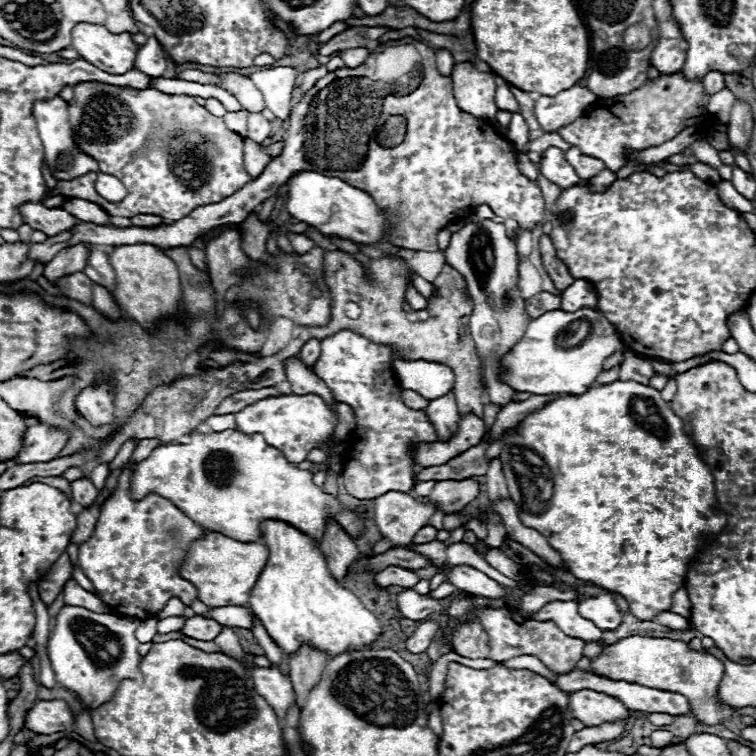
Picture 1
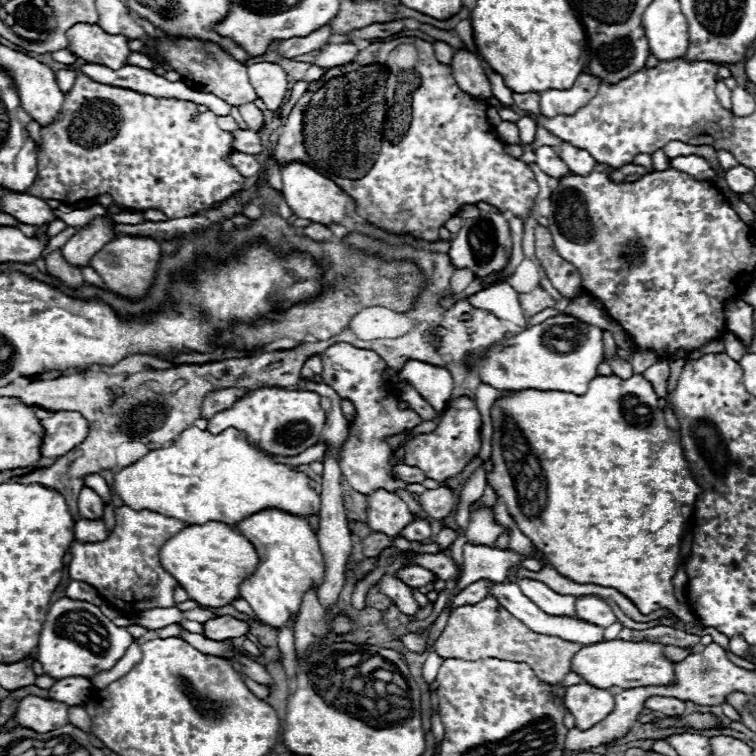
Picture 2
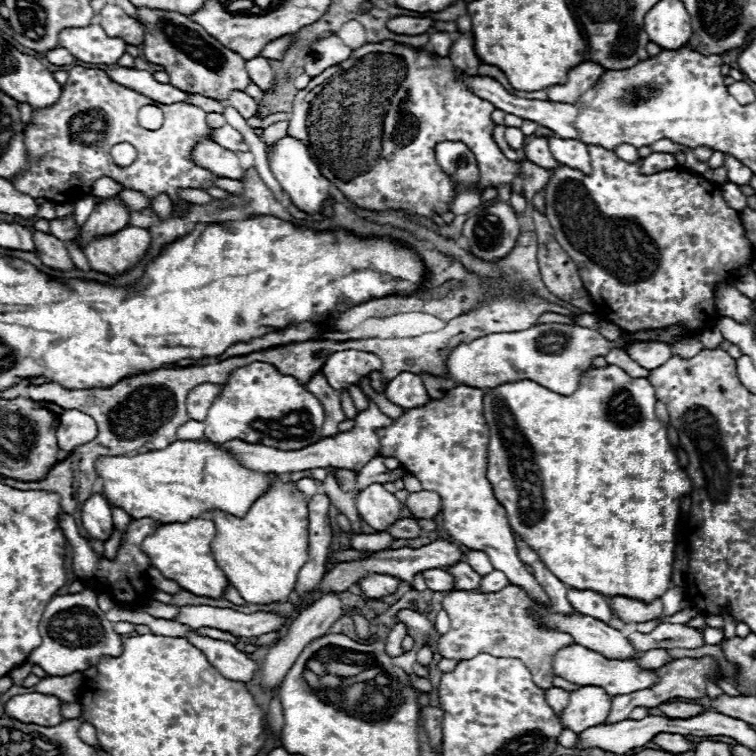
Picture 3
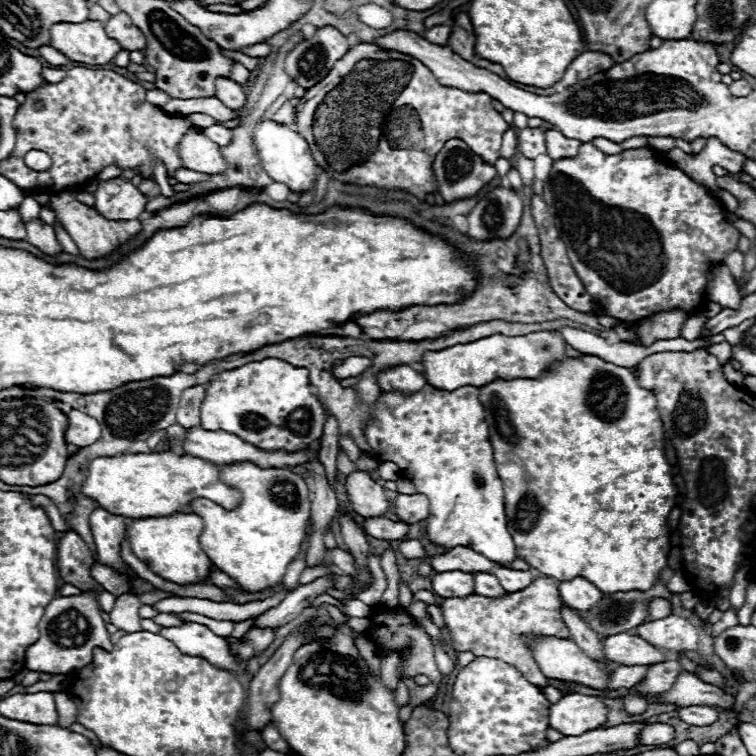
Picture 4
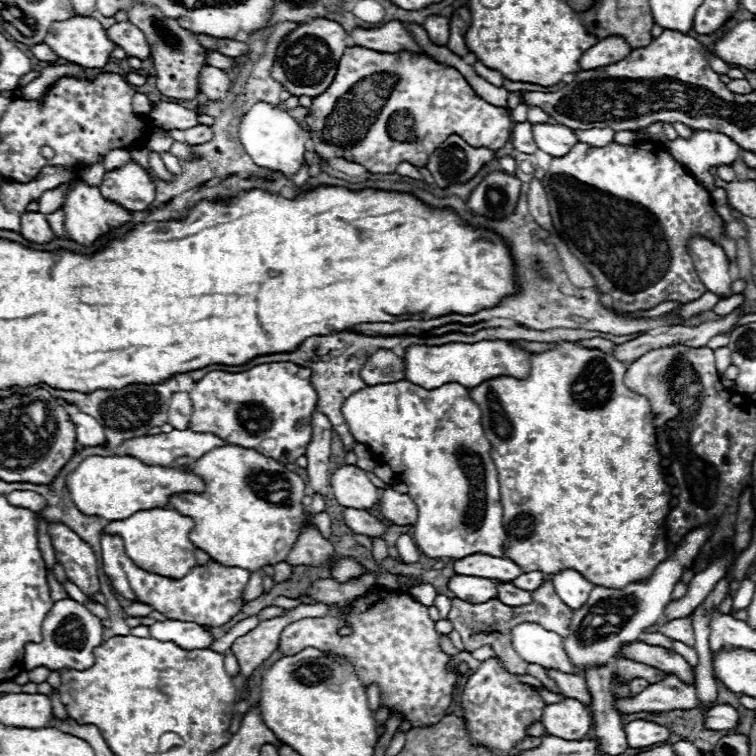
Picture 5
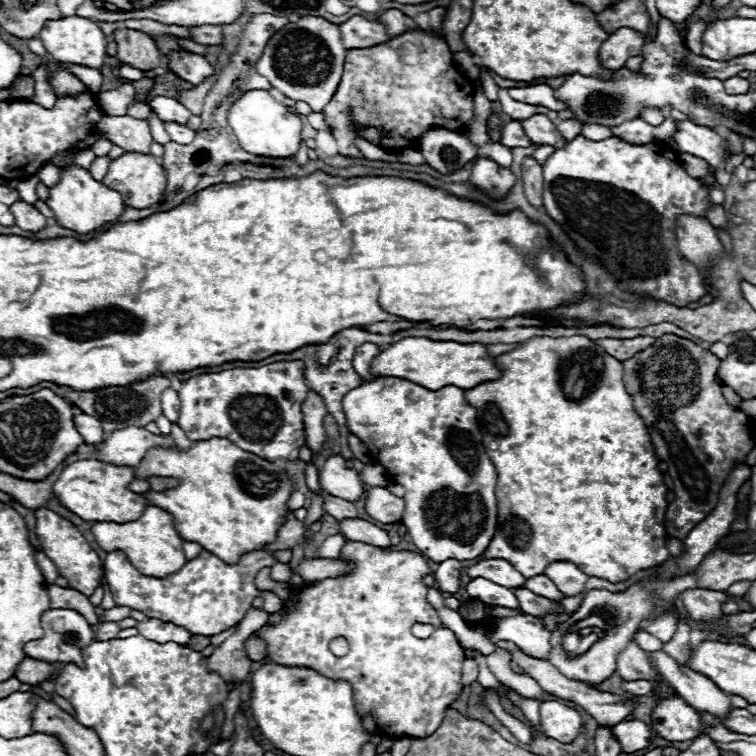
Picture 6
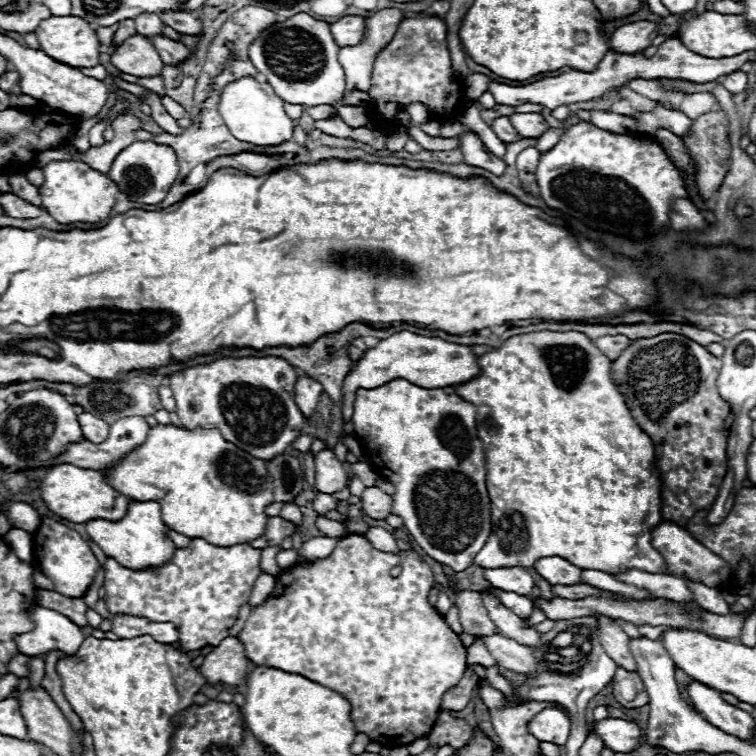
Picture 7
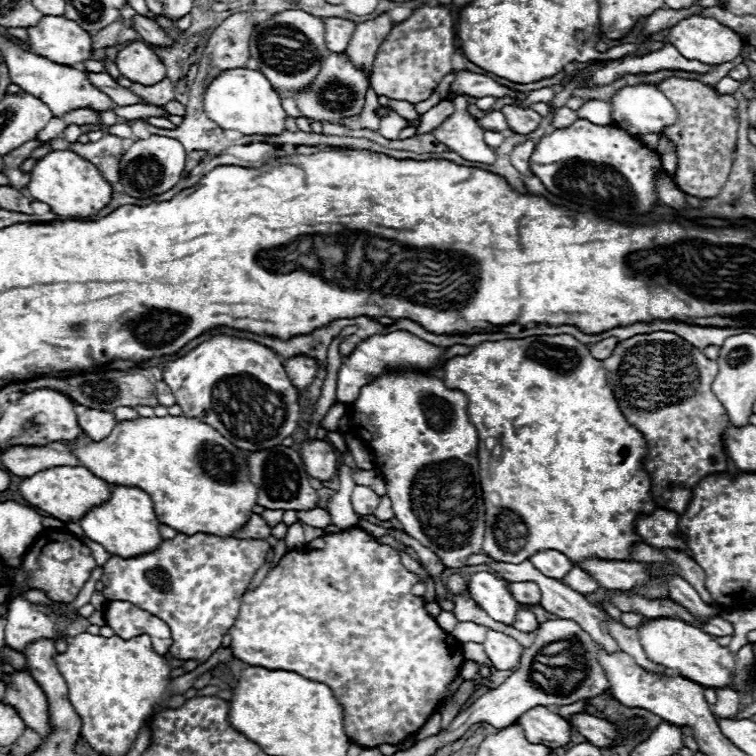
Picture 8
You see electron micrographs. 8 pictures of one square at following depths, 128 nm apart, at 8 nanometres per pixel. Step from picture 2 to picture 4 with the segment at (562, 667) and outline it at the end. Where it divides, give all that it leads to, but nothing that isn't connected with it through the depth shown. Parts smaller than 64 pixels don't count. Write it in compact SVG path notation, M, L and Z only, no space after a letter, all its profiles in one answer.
M538 578L534 580L530 586L518 590L518 592L508 592L508 596L500 596L500 600L496 598L488 598L488 596L464 596L464 598L448 598L442 602L442 616L444 616L444 624L448 628L450 634L450 648L454 652L472 652L474 656L488 656L488 658L500 658L508 664L514 664L532 684L536 684L538 688L546 688L548 686L548 678L540 672L532 650L524 644L524 634L540 634L540 636L556 636L562 640L570 638L570 632L560 616L560 594L558 594L558 586L554 578Z

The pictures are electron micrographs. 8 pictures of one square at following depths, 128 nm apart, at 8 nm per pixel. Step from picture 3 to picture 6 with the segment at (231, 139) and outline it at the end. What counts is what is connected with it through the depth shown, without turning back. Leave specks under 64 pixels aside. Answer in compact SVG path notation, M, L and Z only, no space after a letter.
M170 122L170 124L164 124L168 136L172 142L178 142L178 144L190 144L196 136L194 130L190 130L188 126L182 126L182 124L176 124L176 122Z

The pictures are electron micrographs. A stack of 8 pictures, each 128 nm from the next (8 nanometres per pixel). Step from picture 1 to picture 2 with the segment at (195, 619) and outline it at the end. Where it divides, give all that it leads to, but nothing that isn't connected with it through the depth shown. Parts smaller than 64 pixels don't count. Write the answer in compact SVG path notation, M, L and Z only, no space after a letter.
M218 616L204 624L204 638L210 638L210 640L236 638L246 632L248 632L248 624L242 620L236 620L232 616Z

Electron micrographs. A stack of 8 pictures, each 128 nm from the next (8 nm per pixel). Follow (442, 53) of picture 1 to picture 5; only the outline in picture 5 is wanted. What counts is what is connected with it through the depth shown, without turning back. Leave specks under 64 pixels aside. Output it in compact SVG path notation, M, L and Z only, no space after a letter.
M428 16L424 20L424 30L428 32L428 38L438 44L438 46L446 46L448 44L448 34L450 34L450 20L444 16Z

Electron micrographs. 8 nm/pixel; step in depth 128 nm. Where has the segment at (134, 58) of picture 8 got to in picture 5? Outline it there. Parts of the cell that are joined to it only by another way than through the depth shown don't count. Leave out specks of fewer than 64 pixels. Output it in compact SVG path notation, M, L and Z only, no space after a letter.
M116 22L108 30L108 38L120 46L128 56L136 56L140 60L150 56L150 46L146 42L146 36L130 22Z

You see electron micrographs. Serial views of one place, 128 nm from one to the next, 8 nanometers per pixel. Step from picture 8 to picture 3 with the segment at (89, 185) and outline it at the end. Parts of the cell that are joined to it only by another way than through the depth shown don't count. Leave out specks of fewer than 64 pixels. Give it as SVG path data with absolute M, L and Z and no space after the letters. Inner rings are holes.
M72 216L66 220L50 220L50 234L60 238L60 240L72 240L78 234L80 228L74 228L74 220ZM126 226L112 236L92 240L84 248L84 254L96 272L116 278L142 260L150 242L152 238L148 230Z

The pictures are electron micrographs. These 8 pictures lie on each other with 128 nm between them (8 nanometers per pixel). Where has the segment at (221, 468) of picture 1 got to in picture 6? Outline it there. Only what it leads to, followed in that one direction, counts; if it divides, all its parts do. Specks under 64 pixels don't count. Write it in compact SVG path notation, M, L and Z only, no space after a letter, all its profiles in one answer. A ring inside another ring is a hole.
M96 458L78 460L62 470L60 478L54 484L54 492L62 506L66 506L70 512L74 512L86 522L98 520L98 522L124 524L124 522L140 518L146 506L150 506L146 496L136 494L128 488L134 478L136 474L132 466L116 466L116 464L100 462ZM152 476L152 478L148 478L148 484L150 484L150 492L162 492L164 488L174 488L176 486L176 478Z

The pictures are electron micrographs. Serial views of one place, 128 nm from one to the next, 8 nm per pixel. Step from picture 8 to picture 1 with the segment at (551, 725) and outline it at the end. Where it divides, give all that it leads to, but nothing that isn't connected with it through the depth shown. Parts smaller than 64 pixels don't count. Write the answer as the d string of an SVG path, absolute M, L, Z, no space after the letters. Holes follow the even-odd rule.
M522 655L512 658L508 661L500 662L507 668L528 669L547 678L554 683L554 675L538 658L530 655ZM594 690L570 692L570 706L574 710L574 716L586 726L630 718L630 710L620 700L604 692L594 692Z

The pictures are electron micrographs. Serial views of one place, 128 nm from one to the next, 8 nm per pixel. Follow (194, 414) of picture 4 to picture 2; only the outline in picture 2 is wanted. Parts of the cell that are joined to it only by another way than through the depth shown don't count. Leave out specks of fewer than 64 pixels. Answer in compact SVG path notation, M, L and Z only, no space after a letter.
M224 388L208 394L202 404L202 418L210 420L216 412L222 412L224 408L232 408L232 404L240 400L240 396L244 396L244 390L238 390L238 388Z

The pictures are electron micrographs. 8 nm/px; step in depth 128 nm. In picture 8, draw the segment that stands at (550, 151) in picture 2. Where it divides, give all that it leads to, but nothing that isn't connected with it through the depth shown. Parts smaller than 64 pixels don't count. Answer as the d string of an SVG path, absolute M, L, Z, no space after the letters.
M496 110L488 112L488 114L486 114L484 118L480 118L478 122L480 122L480 126L482 126L484 130L494 130L494 132L506 132L506 130L510 130L504 114L502 114L502 112L496 112Z

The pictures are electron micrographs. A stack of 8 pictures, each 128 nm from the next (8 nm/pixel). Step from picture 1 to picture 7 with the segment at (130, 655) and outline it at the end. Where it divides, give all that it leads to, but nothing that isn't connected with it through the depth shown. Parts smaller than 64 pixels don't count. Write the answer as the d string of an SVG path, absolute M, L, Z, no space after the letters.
M36 606L32 618L38 624L36 630L16 636L18 650L26 656L40 656L50 650L60 650L68 656L84 642L82 628L56 610Z

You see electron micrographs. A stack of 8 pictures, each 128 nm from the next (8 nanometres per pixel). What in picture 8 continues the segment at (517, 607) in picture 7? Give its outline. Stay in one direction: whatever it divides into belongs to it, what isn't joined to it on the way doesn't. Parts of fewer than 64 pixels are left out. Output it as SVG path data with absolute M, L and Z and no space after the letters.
M522 604L518 606L514 628L522 630L522 632L530 632L530 630L536 630L536 628L538 628L538 620L536 620L536 616L528 610L528 606L522 606Z

